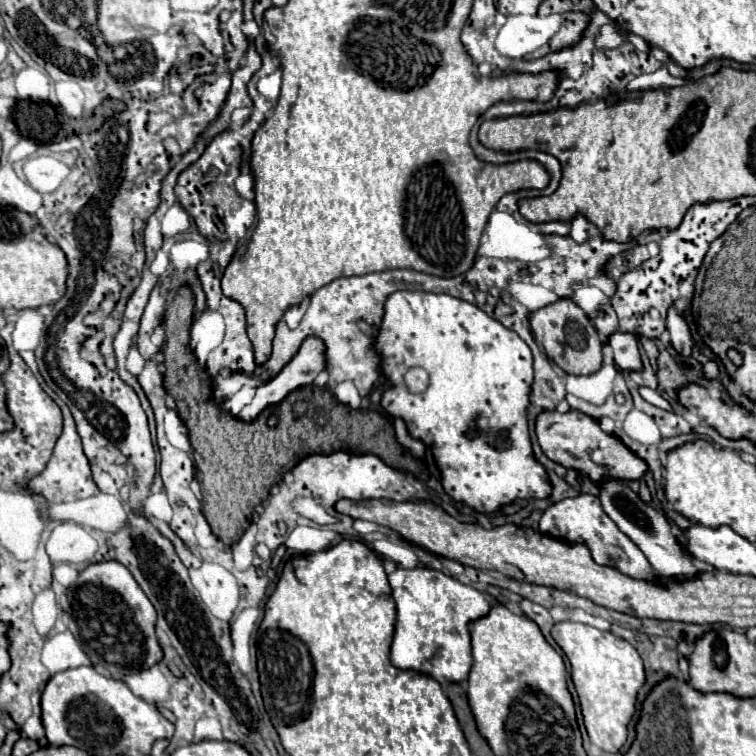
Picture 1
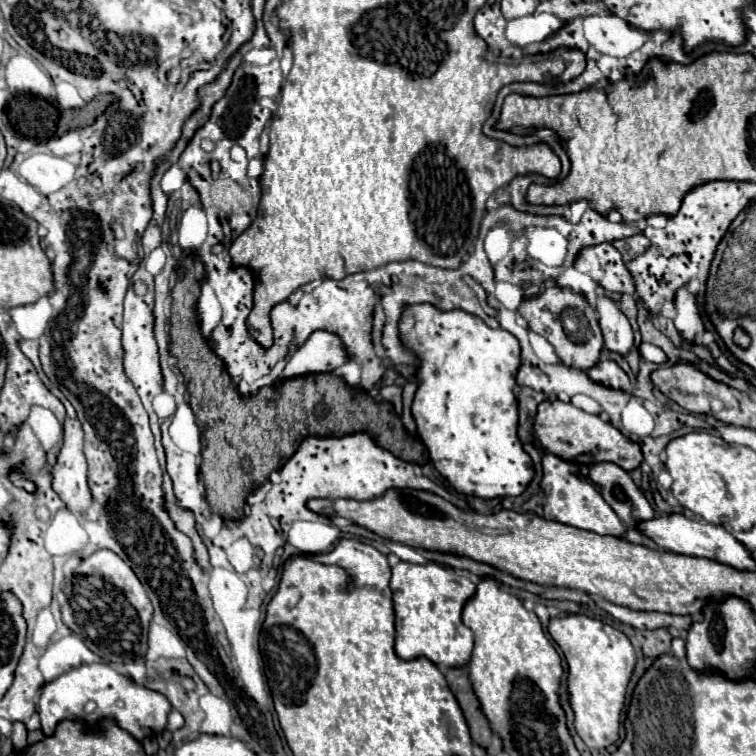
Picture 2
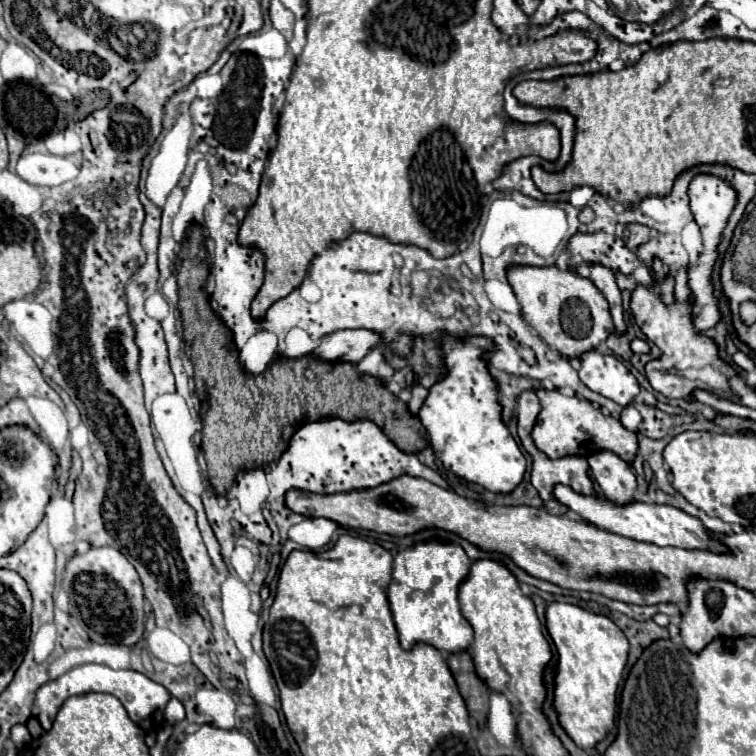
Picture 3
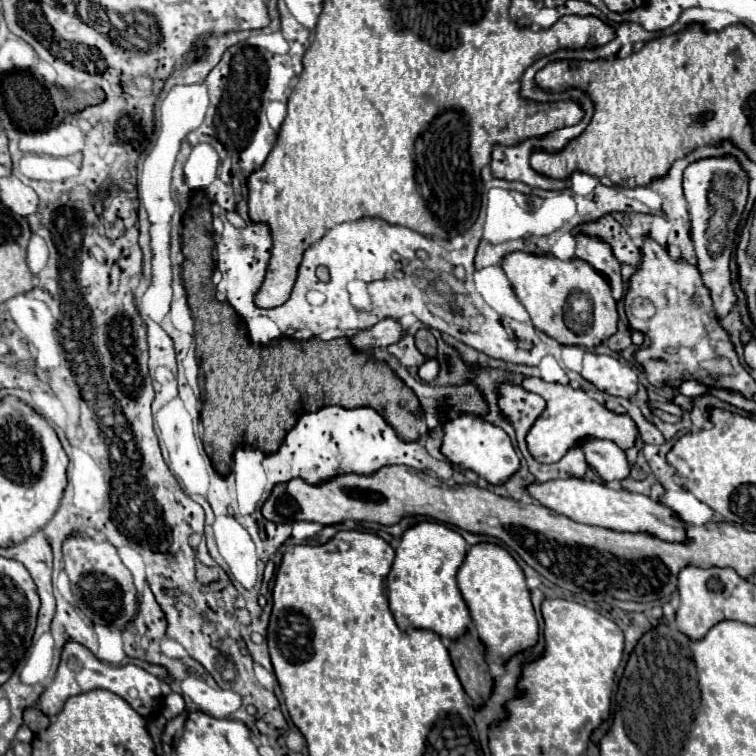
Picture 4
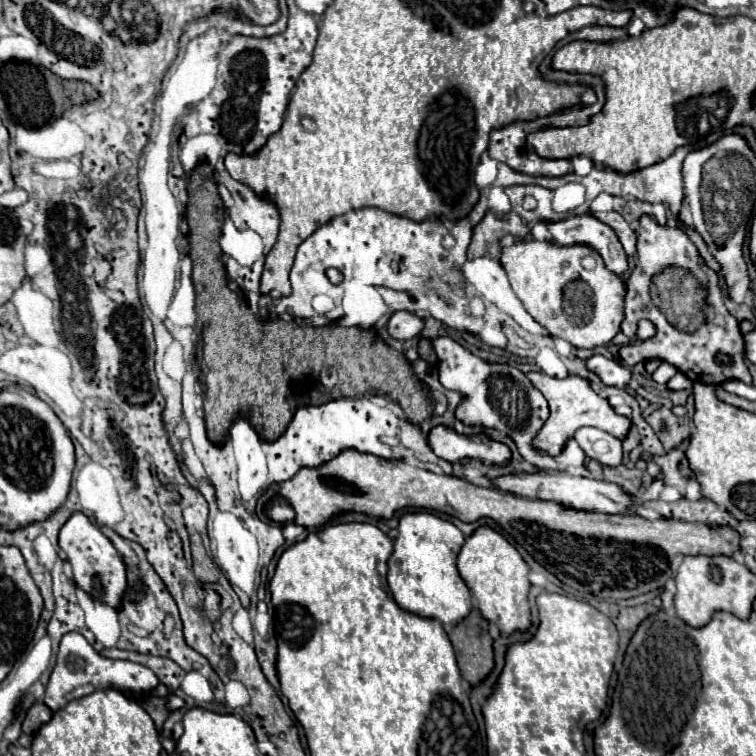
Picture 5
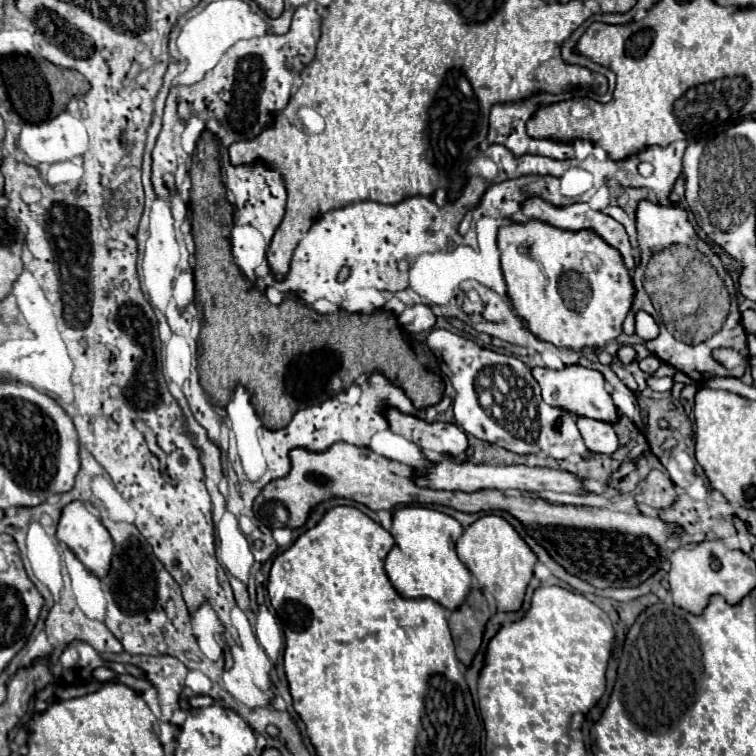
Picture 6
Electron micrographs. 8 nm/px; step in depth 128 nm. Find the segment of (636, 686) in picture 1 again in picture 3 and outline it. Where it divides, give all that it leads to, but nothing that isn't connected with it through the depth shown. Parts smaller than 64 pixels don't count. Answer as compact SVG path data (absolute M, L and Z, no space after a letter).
M562 602L548 604L546 628L558 652L552 708L578 748L595 748L614 724L616 692L628 660L628 640L610 618Z

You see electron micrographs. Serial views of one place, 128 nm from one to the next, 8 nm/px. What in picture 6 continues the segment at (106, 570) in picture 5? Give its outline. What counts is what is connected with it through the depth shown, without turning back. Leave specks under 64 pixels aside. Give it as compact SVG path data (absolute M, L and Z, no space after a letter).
M74 500L70 504L66 504L62 508L62 514L60 514L60 522L58 522L58 530L56 530L56 536L60 542L64 542L82 562L86 568L90 568L96 576L104 576L110 568L110 556L112 556L112 550L114 550L114 544L112 544L112 538L106 530L106 526L102 524L102 520L98 516L94 516L84 502L80 500Z

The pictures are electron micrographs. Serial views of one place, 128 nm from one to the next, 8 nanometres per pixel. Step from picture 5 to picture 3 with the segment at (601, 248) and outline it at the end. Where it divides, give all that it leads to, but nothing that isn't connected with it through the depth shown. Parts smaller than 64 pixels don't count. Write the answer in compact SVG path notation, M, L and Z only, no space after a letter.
M592 264L590 266L590 278L610 304L610 314L614 318L616 334L626 332L626 324L622 318L622 294L620 294L620 288L616 284L616 274L602 264Z

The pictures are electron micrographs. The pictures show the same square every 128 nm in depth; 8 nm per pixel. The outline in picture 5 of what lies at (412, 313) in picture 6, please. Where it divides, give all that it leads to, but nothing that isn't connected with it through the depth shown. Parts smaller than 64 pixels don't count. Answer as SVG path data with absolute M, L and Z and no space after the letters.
M400 310L400 312L392 314L386 328L388 328L390 338L408 340L408 338L414 338L414 336L420 336L420 332L424 328L424 320L418 318L416 314L412 314L412 312Z

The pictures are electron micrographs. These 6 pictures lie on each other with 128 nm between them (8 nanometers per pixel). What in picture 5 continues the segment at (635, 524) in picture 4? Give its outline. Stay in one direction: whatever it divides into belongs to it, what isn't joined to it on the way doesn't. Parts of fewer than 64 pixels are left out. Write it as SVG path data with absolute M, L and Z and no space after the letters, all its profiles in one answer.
M534 472L534 474L524 474L524 476L506 474L506 476L498 476L498 478L490 478L490 482L502 492L512 492L512 494L526 496L526 498L552 500L552 502L566 504L576 510L592 510L592 512L608 512L608 514L628 514L630 512L628 494L620 486L604 482L604 480L572 476L566 472Z

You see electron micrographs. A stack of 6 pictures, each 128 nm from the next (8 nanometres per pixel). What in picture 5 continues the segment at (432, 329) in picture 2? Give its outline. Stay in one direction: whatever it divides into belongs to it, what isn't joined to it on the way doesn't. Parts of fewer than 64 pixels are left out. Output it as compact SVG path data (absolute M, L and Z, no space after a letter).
M436 426L428 432L426 440L434 454L448 462L458 462L462 458L478 458L484 464L506 464L510 460L510 450L504 444L492 442L484 434L464 436L456 434L452 428Z

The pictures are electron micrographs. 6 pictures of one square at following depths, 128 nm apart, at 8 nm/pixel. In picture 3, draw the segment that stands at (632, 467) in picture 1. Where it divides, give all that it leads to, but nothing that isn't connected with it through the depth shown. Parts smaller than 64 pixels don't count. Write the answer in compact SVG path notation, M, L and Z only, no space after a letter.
M538 388L536 394L540 398L542 410L532 428L532 440L536 448L540 448L540 452L544 452L548 458L556 460L570 454L588 458L600 450L612 450L626 462L634 460L638 452L636 432L624 428L620 420L612 416L604 416L588 400L582 400L578 396L564 396L558 390L544 390L544 388Z

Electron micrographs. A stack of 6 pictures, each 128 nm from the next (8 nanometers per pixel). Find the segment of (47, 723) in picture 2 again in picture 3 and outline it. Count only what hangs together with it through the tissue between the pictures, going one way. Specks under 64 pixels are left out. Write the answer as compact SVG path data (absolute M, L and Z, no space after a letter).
M82 664L82 666L70 668L66 674L58 676L56 680L46 682L42 688L38 688L34 706L36 706L36 718L40 720L42 728L50 730L50 726L52 726L52 722L54 722L54 718L56 718L56 714L58 714L58 710L64 704L66 698L86 694L86 692L108 692L108 694L116 696L124 704L128 716L146 732L154 732L154 730L158 730L162 726L164 708L166 708L166 704L170 700L168 690L162 684L150 680L142 672L136 672L136 670L112 670L112 668L104 666L104 664Z

